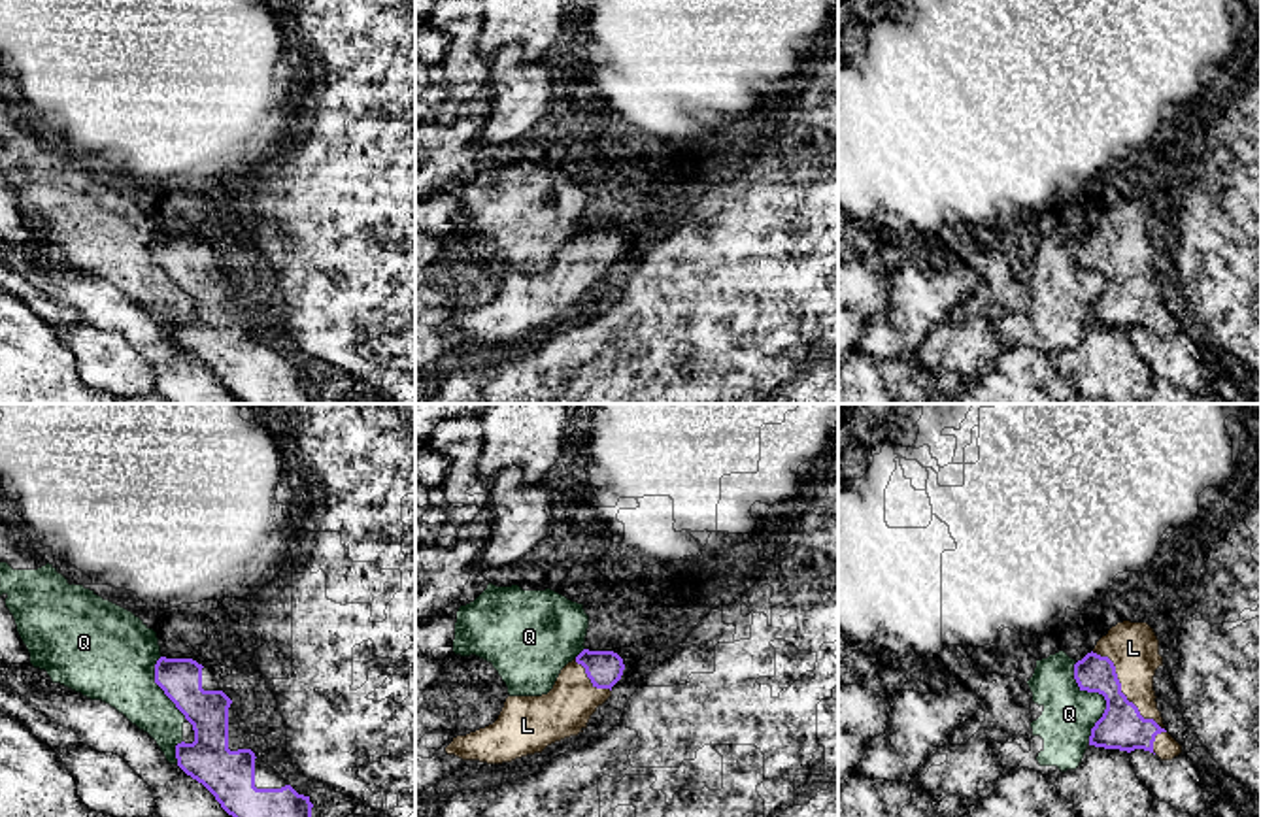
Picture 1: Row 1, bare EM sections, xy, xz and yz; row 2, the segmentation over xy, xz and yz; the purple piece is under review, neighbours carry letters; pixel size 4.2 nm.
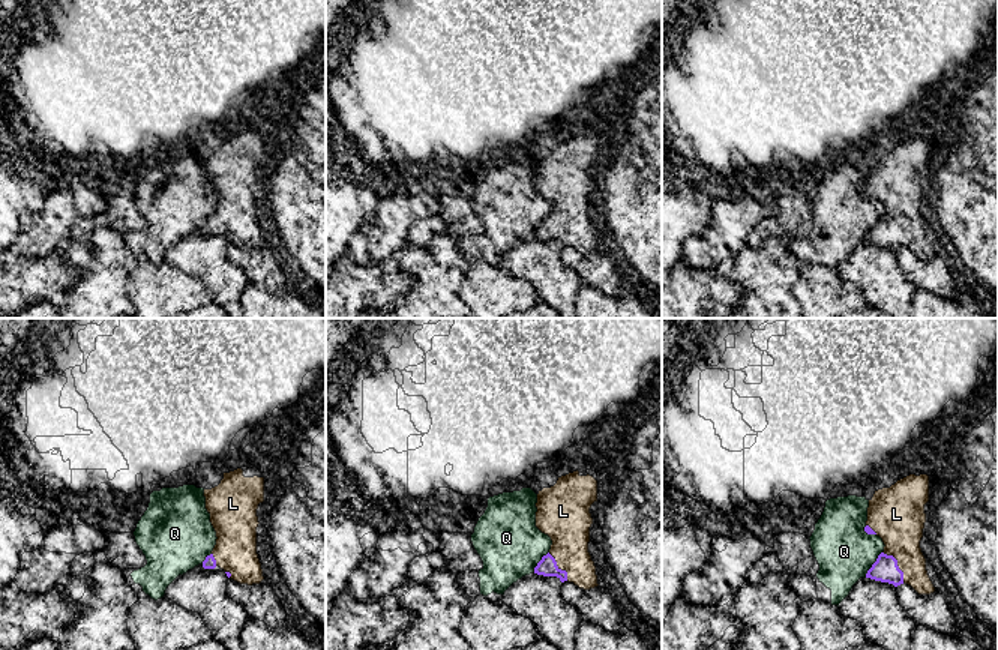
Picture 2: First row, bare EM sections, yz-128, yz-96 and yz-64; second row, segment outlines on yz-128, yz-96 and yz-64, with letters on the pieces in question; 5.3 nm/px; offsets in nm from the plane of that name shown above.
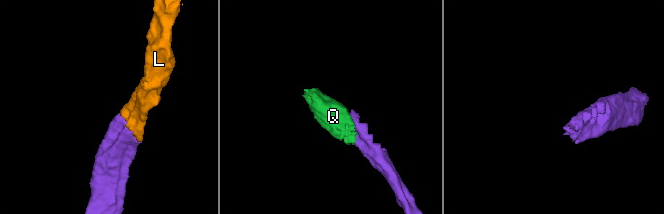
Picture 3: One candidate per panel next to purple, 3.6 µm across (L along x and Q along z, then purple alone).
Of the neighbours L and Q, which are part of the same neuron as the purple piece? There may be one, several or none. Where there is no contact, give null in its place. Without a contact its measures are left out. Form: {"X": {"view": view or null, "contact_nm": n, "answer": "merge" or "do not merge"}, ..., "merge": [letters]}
{"L": {"view": "yz", "contact_nm": 500, "answer": "merge"}, "Q": {"view": "yz", "contact_nm": 360, "answer": "do not merge"}, "merge": ["L"]}

